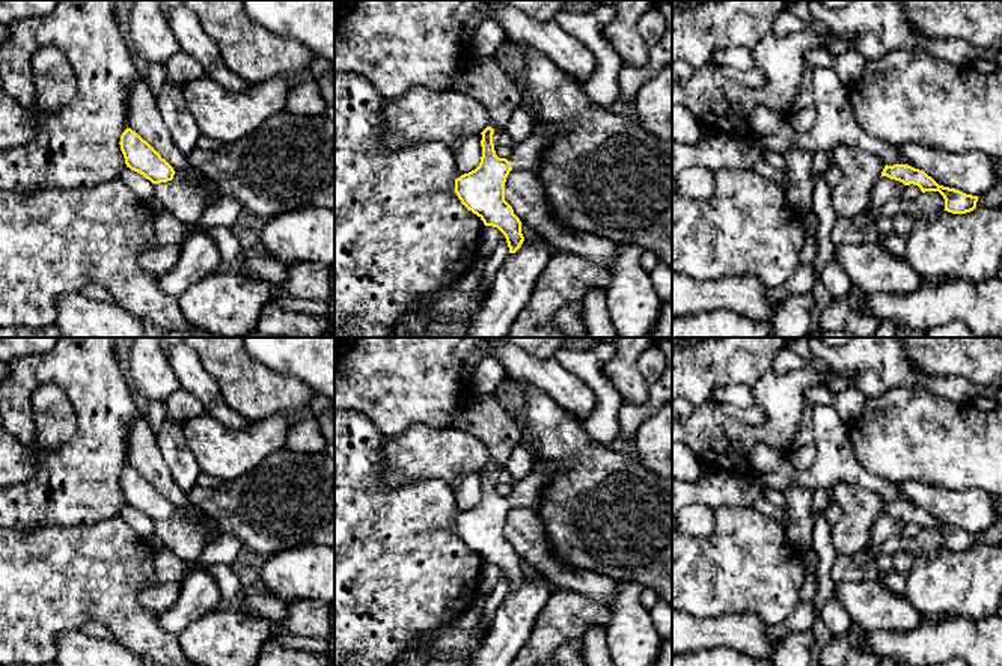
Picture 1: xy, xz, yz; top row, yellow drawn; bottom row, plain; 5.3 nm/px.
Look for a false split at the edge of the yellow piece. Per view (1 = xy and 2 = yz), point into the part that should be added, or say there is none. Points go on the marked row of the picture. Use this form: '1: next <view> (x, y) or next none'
1: next xy (210, 192)
2: next none

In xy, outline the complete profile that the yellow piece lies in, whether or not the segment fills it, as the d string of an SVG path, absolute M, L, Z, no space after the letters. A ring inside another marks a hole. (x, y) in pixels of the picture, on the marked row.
M127 128L122 133L119 145L127 167L143 175L152 184L167 182L172 179L190 181L202 190L208 206L221 196L215 185L212 185L194 169L175 172L173 167L131 128Z

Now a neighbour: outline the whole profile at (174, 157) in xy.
M146 77L137 78L128 93L127 128L136 131L164 158L175 172L191 170L185 155L178 151L158 112L157 96Z

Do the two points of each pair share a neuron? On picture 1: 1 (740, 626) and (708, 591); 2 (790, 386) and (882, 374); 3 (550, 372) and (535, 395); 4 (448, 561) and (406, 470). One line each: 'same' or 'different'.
1: different
2: different
3: different
4: different

